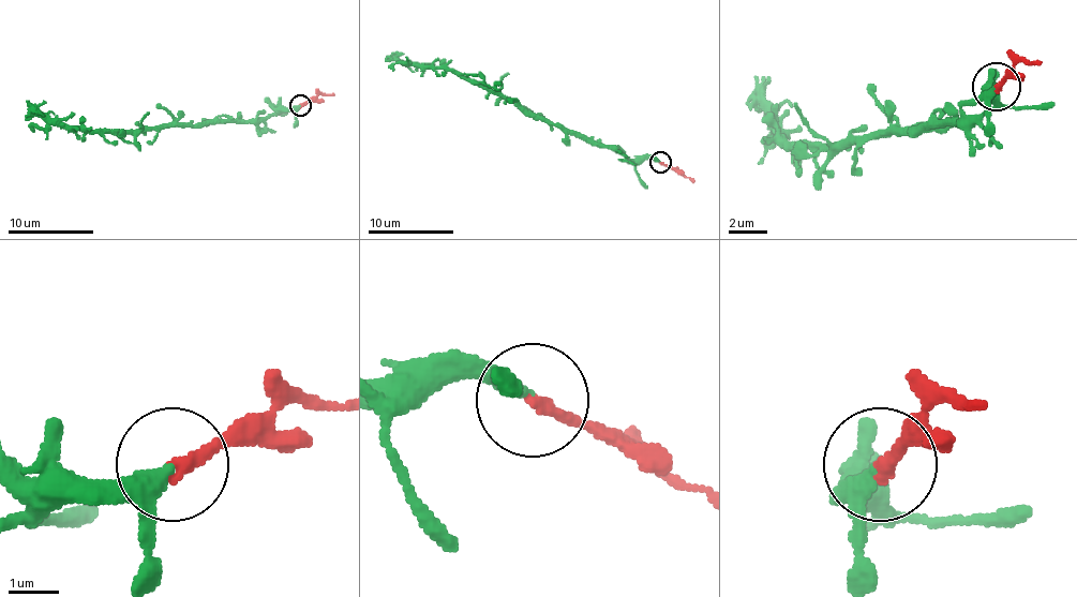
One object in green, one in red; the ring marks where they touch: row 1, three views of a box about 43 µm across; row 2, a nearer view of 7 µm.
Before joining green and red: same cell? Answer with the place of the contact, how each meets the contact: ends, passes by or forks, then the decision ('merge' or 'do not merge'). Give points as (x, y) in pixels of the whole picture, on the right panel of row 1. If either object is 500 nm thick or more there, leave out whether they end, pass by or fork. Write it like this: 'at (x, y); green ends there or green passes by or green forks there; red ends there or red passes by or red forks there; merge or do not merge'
at (997, 86); green passes by; red ends there; merge

